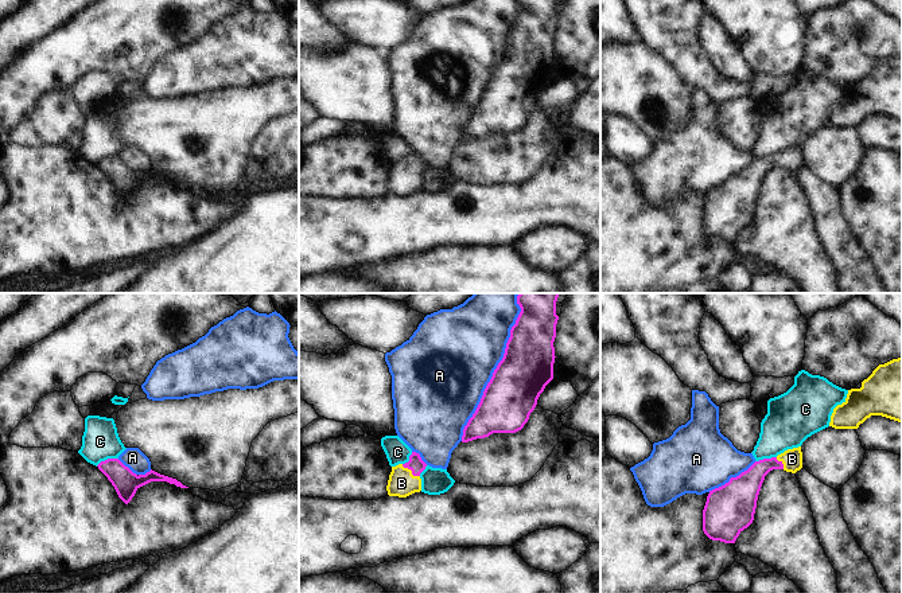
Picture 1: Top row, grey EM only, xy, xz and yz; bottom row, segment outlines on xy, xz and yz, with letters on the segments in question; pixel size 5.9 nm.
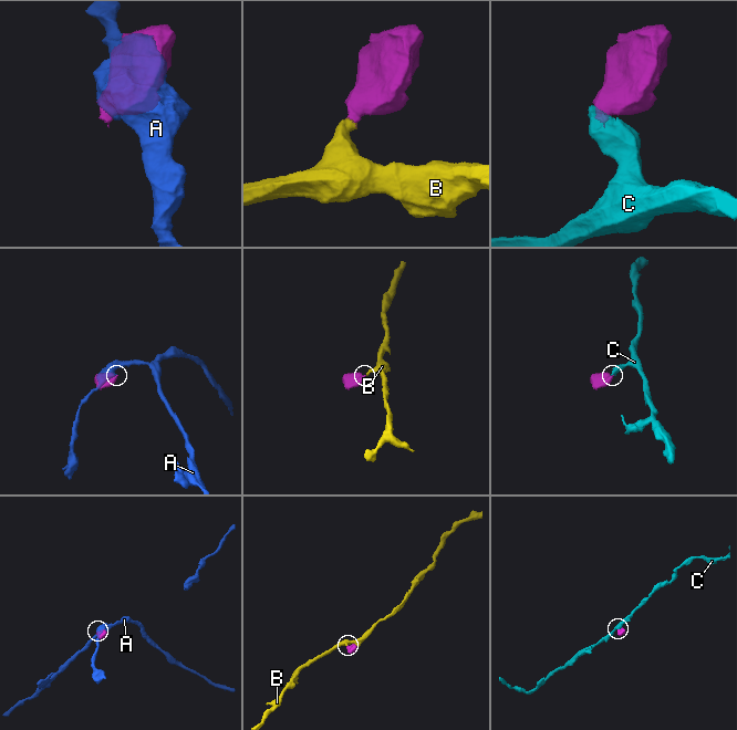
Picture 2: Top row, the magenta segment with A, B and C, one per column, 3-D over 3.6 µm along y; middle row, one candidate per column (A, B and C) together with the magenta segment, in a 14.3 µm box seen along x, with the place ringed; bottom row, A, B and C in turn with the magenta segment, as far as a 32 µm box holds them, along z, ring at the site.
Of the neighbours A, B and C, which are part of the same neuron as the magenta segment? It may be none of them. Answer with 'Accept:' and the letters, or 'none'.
Accept: B.

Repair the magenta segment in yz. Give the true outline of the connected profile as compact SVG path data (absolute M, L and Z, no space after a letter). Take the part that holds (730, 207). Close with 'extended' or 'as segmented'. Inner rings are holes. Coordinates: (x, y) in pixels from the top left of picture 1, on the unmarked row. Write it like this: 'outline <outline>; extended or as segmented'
outline M801 145L777 156L755 160L747 169L731 176L724 184L709 190L703 208L703 230L712 239L735 242L747 227L757 207L765 175L773 168L796 172L802 167Z; extended

